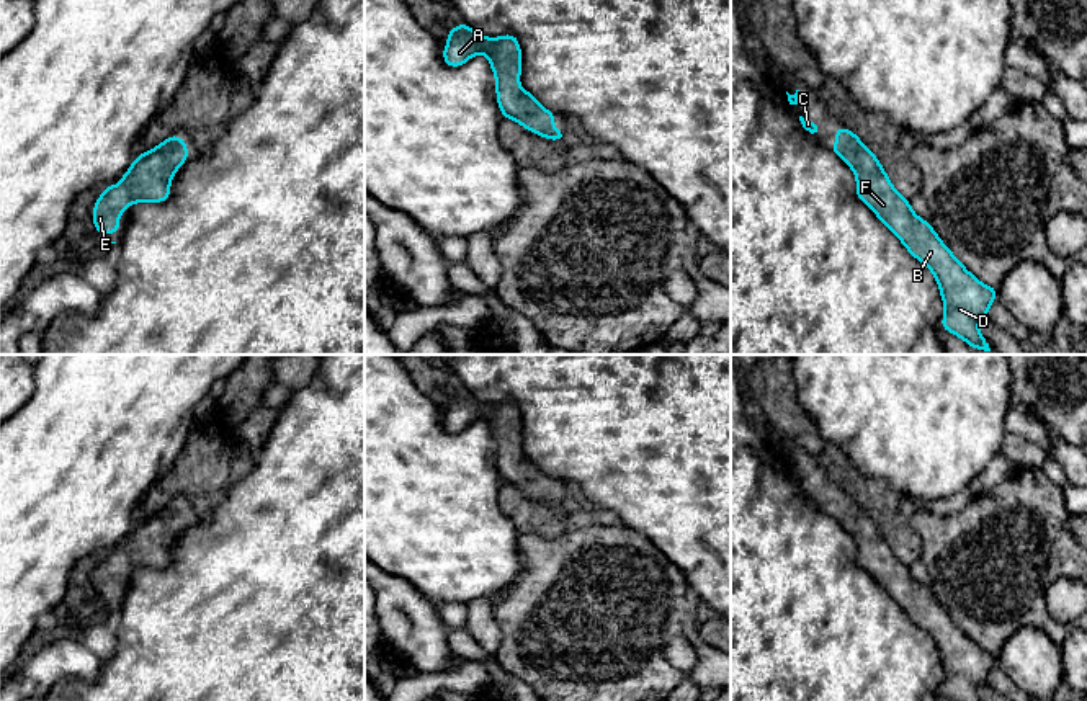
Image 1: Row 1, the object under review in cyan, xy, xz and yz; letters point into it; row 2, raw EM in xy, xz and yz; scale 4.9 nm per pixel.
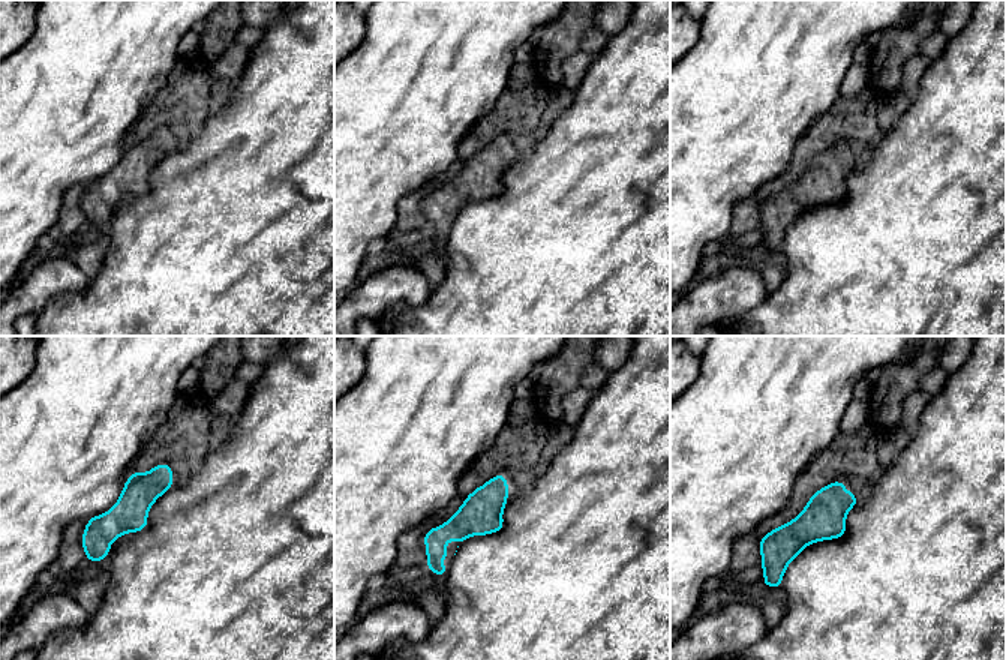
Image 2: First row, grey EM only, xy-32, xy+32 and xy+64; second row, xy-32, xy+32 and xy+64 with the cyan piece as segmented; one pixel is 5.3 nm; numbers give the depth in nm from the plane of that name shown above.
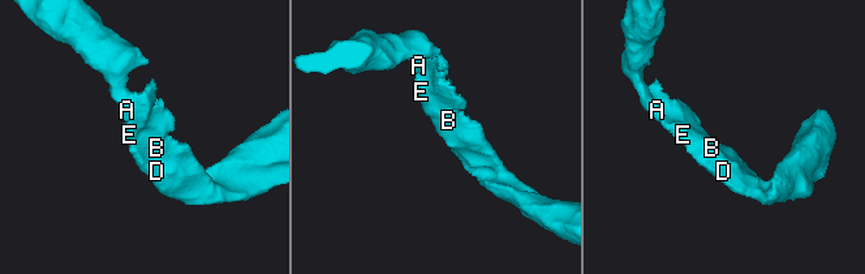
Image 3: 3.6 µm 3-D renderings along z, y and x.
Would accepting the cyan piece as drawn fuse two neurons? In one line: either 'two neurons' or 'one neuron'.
one neuron

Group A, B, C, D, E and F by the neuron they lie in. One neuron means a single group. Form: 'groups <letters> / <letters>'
groups A B C D E F

